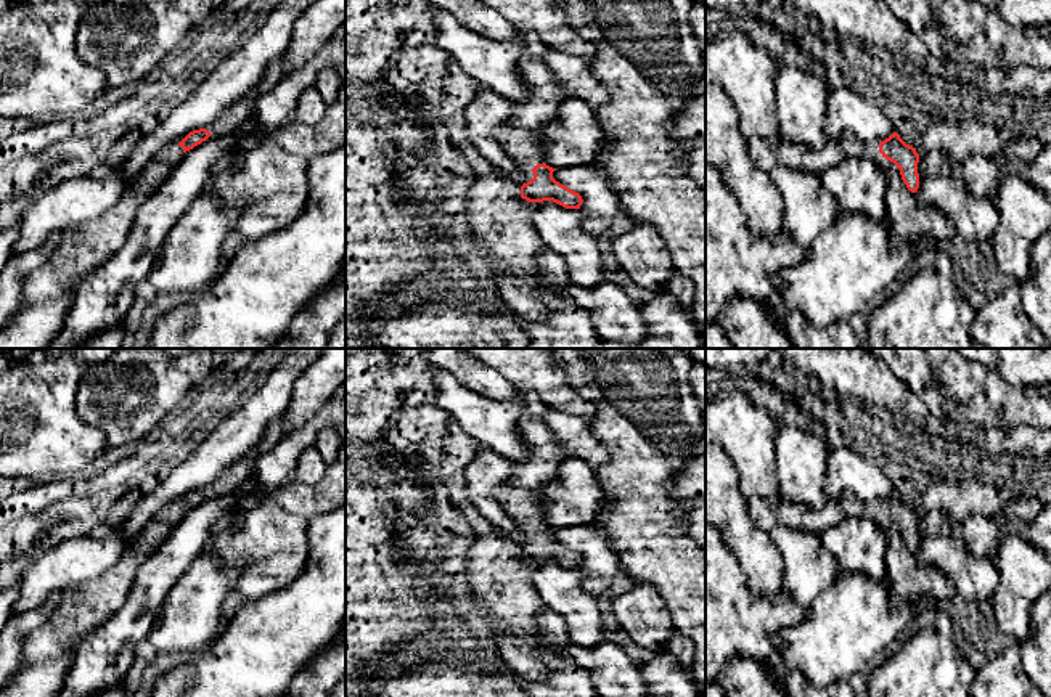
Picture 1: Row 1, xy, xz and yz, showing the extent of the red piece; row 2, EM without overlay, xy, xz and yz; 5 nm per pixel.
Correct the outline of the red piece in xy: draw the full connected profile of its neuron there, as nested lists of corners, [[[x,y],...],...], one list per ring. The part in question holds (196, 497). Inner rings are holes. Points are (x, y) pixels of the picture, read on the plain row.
[[[206,488],[190,491],[178,504],[183,507],[183,512],[193,509],[211,496],[211,491]]]

